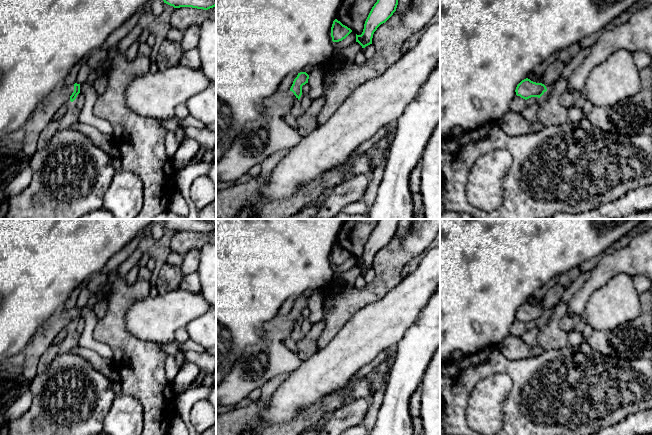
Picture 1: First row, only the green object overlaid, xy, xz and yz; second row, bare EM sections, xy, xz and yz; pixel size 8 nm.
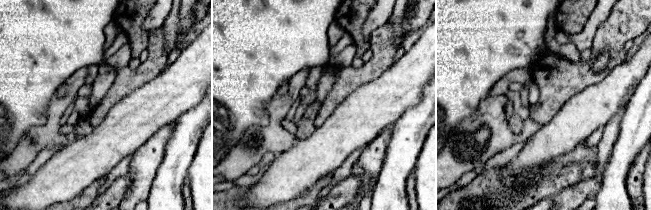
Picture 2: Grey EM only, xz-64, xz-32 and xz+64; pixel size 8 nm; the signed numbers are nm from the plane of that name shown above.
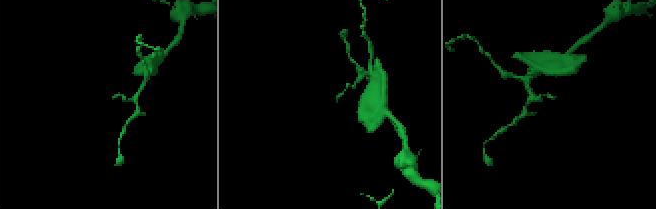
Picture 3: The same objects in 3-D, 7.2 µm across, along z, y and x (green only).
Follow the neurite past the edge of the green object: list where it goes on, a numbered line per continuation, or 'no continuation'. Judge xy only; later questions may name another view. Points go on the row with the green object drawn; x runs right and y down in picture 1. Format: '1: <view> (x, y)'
1: xy (43, 114)

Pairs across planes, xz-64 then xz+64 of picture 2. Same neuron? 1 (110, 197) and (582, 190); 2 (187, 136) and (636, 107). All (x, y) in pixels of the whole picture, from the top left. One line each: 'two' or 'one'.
1: one
2: one

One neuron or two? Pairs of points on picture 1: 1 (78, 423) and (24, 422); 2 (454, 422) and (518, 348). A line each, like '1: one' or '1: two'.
1: one
2: two

